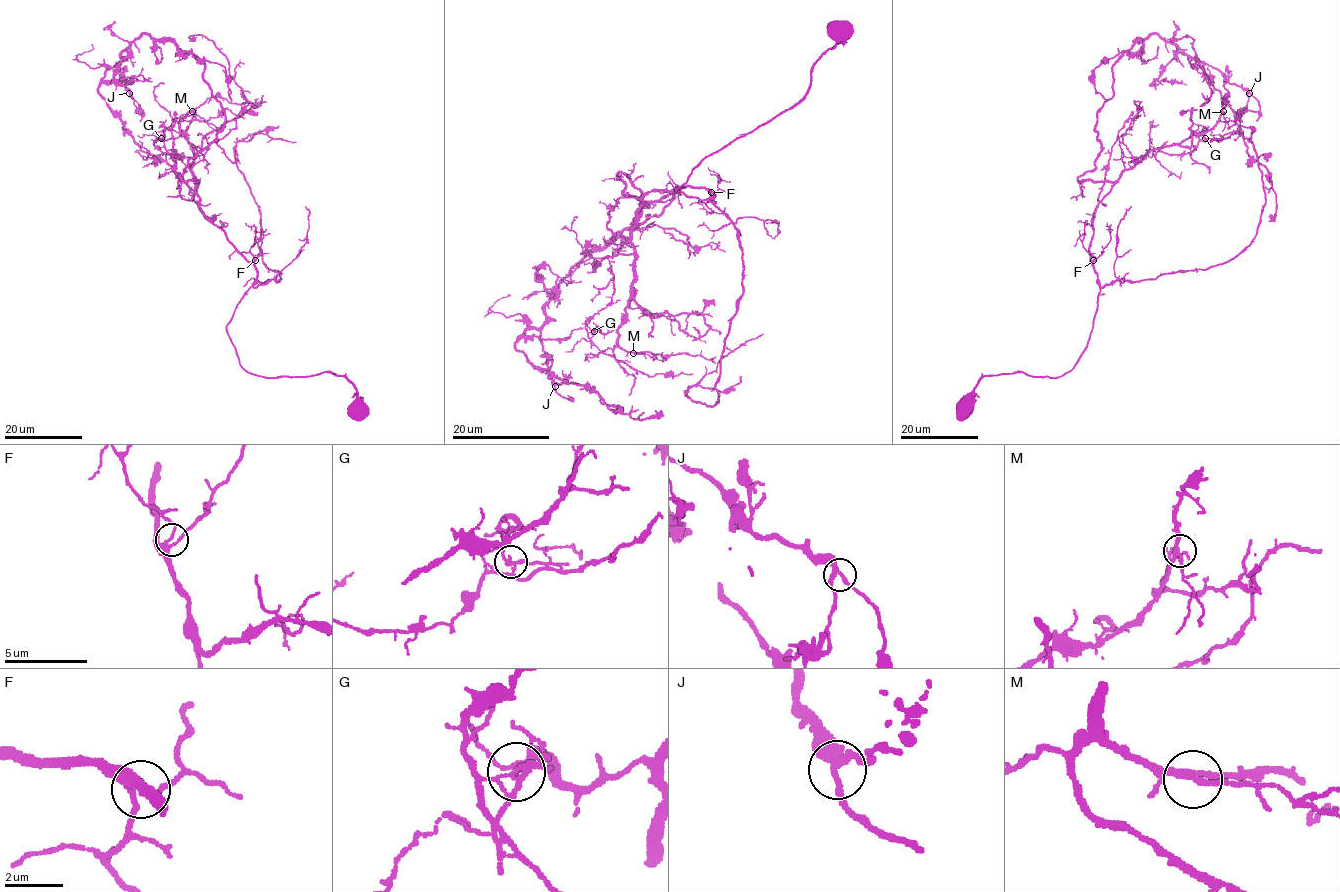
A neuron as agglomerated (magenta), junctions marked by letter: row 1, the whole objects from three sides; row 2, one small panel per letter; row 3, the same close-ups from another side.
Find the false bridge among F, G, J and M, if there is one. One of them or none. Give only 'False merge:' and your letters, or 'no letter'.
False merge: G

